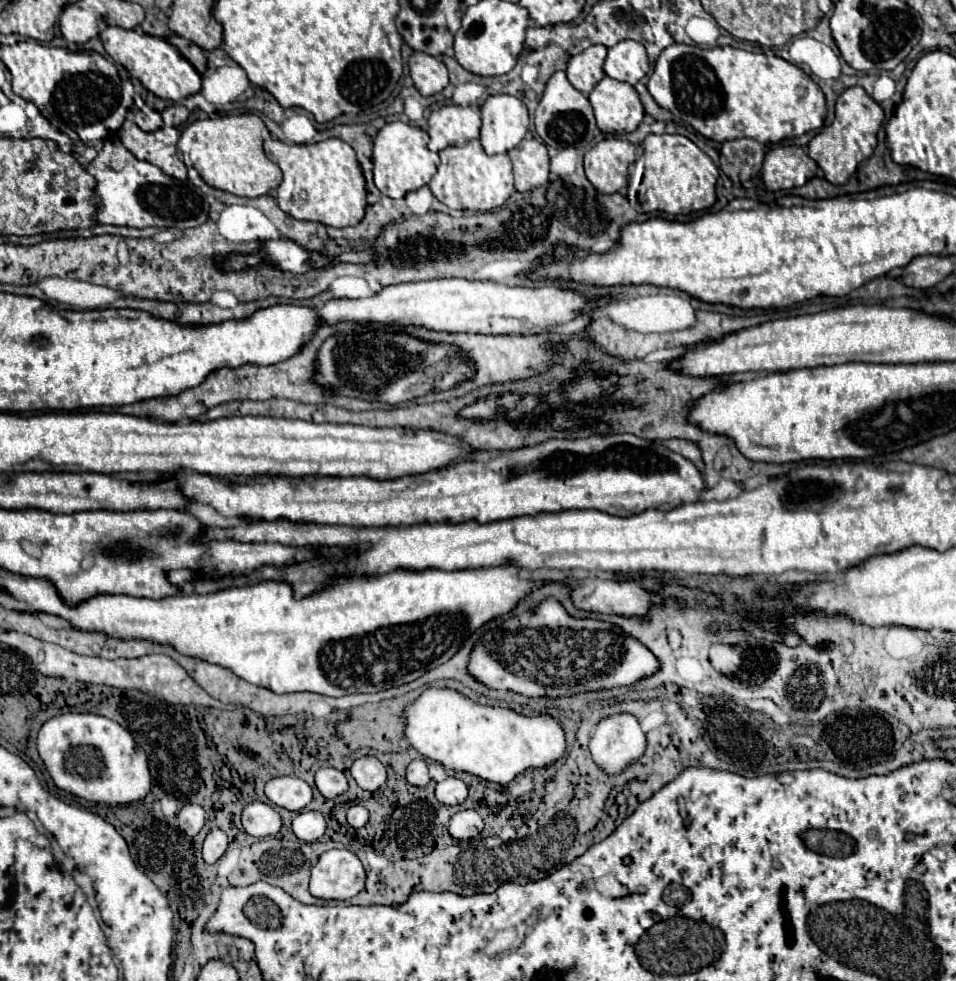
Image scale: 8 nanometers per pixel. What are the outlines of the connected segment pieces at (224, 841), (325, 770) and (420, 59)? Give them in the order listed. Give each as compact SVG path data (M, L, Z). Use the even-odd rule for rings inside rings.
M212 829L202 843L202 857L206 863L216 863L228 847L228 837L220 829Z
M322 767L316 771L316 787L326 799L336 799L348 791L348 781L342 771L334 767Z
M412 53L408 65L410 65L412 81L422 97L440 93L448 85L446 65L436 57L426 53Z

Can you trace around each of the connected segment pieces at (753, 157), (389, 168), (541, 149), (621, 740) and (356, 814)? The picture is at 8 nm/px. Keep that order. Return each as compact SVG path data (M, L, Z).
M744 137L734 141L724 141L719 153L720 169L734 183L746 183L746 179L752 181L754 177L758 177L766 149L758 141Z
M394 121L394 123L384 125L378 131L378 135L374 139L372 163L374 163L376 187L384 195L388 195L392 199L400 199L406 193L428 185L428 181L436 173L440 159L438 159L438 153L432 153L428 149L428 145L424 145L424 131L420 127L414 127L414 125L408 125L402 121Z
M534 137L524 139L516 149L508 151L514 165L514 189L530 191L548 183L548 151L546 145Z
M628 713L602 719L590 739L590 753L606 775L618 775L634 765L646 751L646 735L636 717Z
M362 805L350 807L348 813L346 813L346 817L348 817L348 823L350 823L354 829L360 829L360 827L364 827L364 825L368 823L368 811L366 811Z

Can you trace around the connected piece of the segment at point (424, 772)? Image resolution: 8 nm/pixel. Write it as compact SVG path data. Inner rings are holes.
M416 759L408 765L408 773L406 773L406 781L410 785L416 785L416 787L426 787L428 781L430 781L430 775L428 775L428 767L426 767L426 761L424 759Z

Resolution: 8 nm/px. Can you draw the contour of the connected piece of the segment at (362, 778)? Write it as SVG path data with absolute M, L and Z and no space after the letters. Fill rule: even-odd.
M372 755L356 759L350 771L356 783L366 791L378 791L386 783L386 767Z

